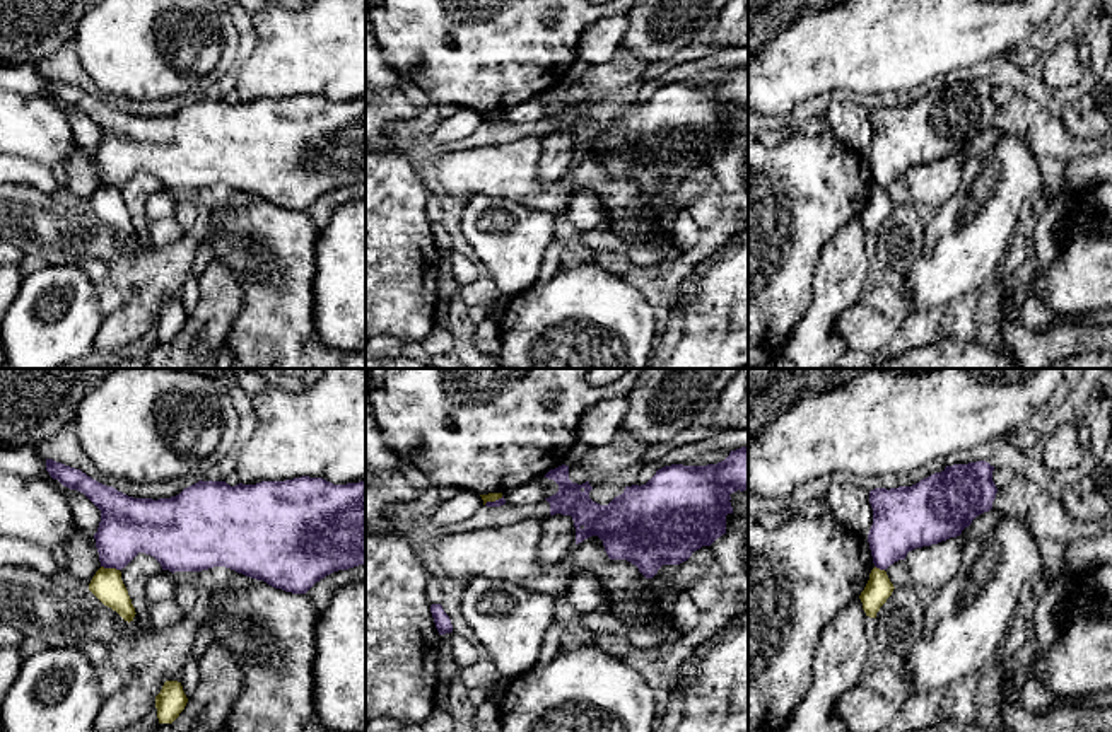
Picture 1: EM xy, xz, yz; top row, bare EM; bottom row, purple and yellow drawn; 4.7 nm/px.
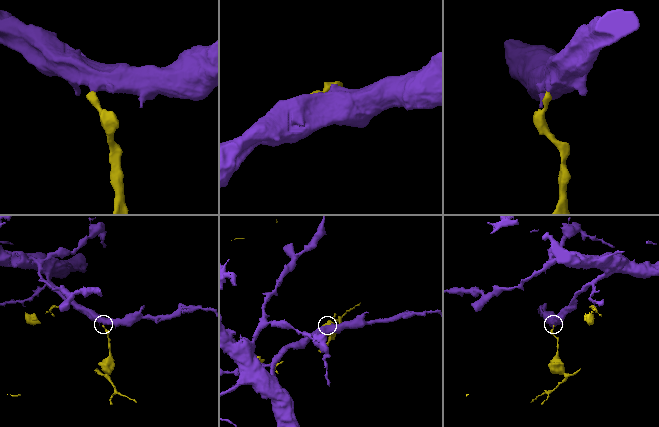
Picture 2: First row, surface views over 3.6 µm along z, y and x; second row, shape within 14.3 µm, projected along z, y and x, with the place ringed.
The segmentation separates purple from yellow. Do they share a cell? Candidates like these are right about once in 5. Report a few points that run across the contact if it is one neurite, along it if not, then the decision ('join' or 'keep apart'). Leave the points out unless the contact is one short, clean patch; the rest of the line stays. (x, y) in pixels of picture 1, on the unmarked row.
xy (101, 183), (118, 188) | keep apart

